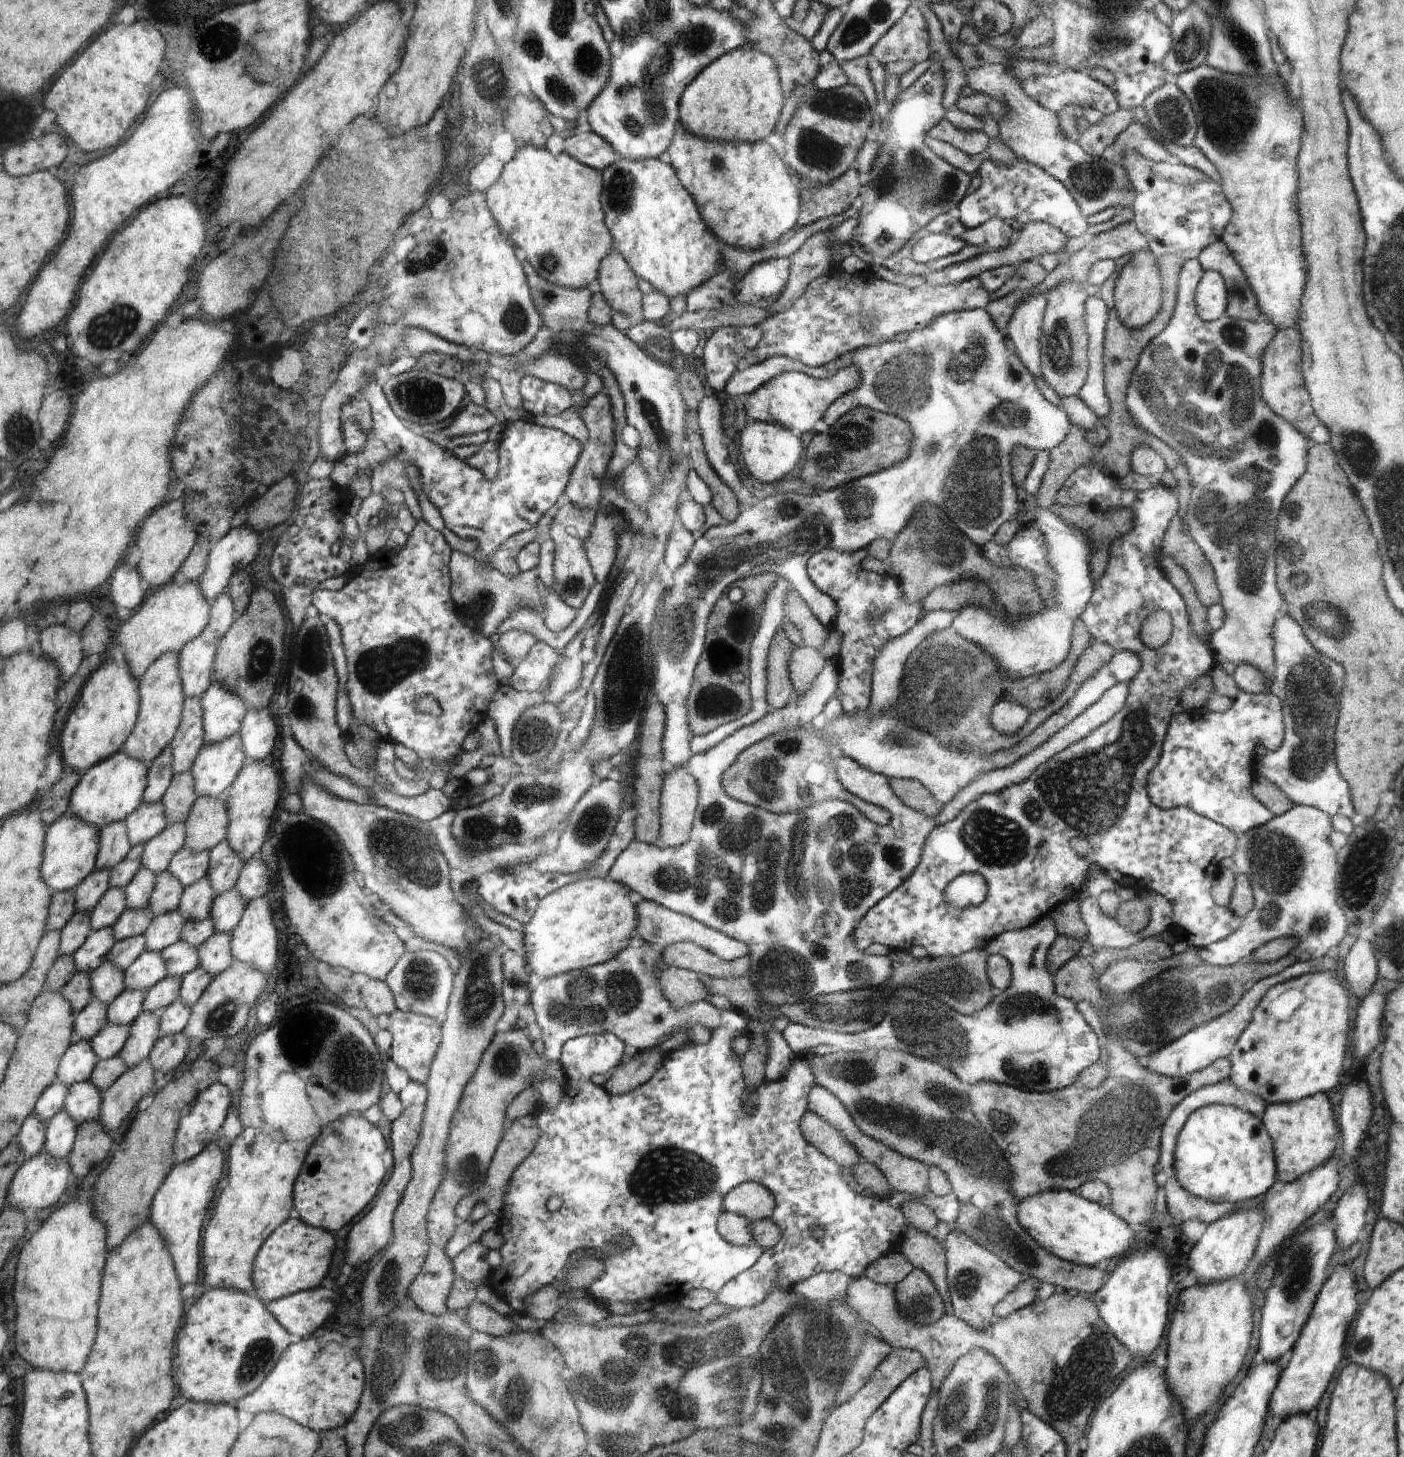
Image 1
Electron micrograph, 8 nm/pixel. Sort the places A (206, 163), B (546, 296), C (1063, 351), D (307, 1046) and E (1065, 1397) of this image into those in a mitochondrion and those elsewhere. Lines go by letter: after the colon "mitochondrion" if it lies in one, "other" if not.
A: other
B: mitochondrion
C: mitochondrion
D: mitochondrion
E: mitochondrion

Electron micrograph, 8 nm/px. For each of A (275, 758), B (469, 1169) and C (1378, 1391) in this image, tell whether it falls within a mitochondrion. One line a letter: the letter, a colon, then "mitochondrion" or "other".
A: other
B: mitochondrion
C: other

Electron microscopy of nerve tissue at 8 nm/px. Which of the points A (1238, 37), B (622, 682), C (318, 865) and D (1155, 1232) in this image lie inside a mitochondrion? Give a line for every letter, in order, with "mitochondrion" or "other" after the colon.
A: mitochondrion
B: mitochondrion
C: mitochondrion
D: other

